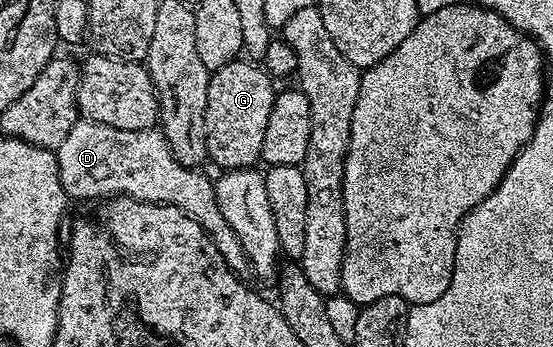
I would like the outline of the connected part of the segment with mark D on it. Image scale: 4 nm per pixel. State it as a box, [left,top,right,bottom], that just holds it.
[56,122,227,230]

